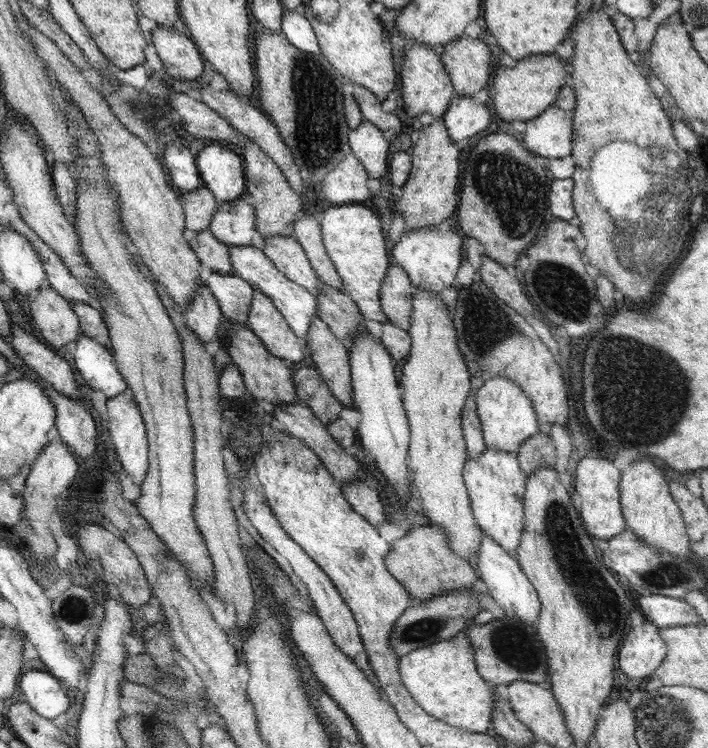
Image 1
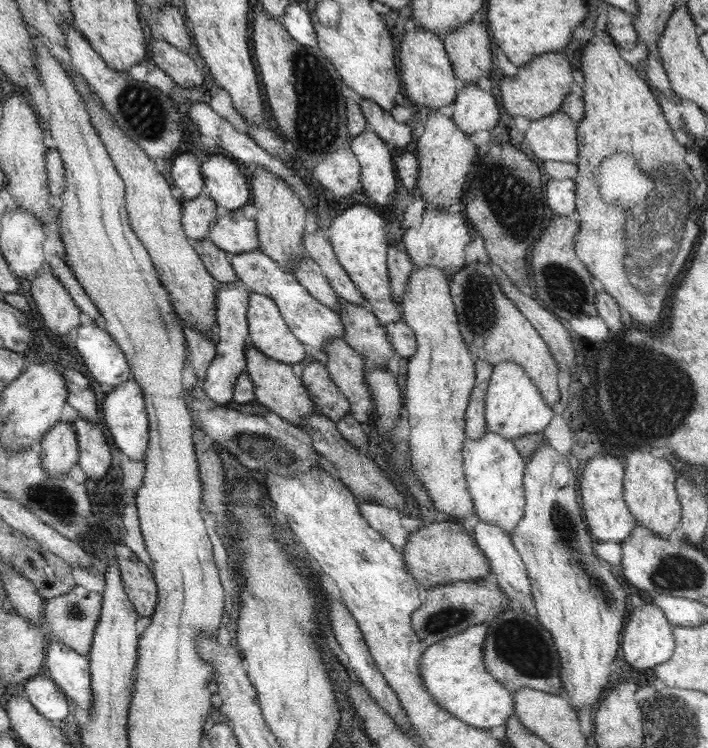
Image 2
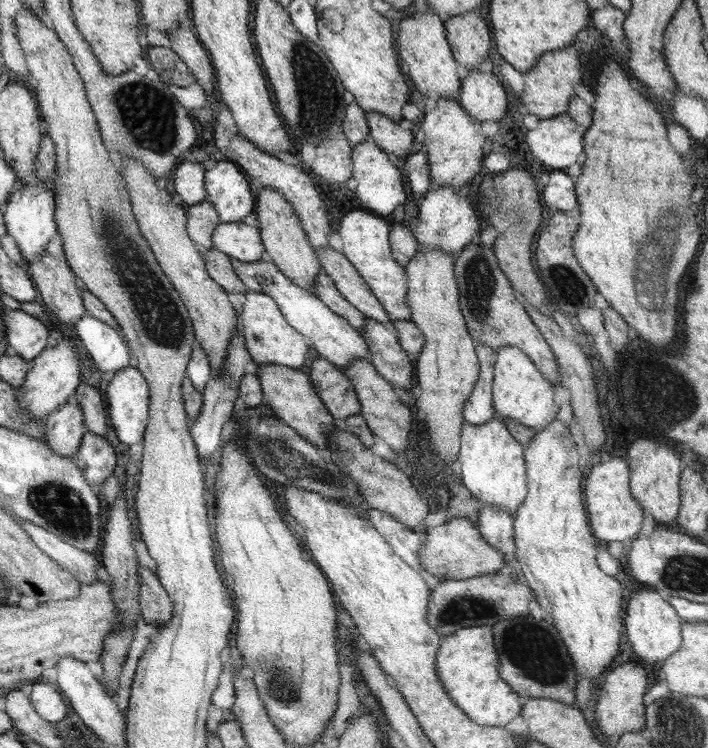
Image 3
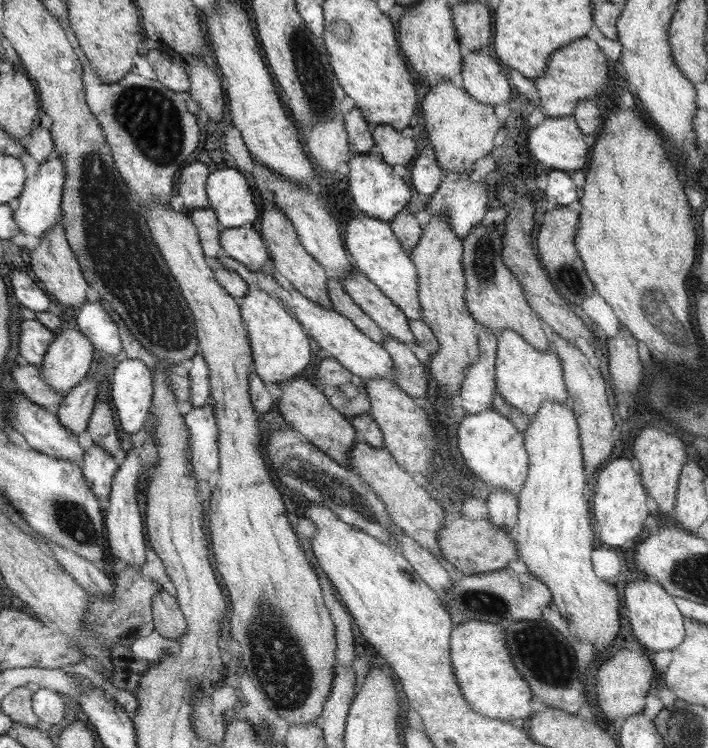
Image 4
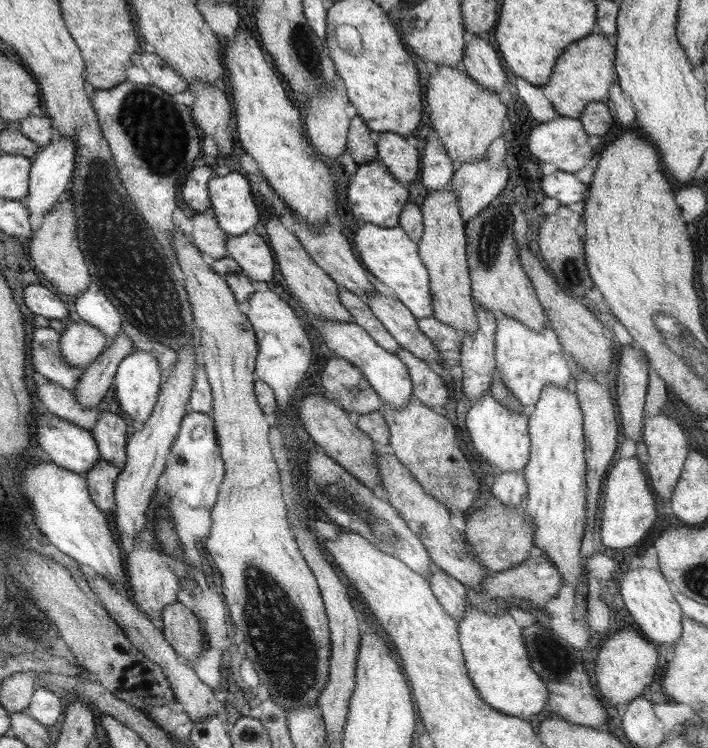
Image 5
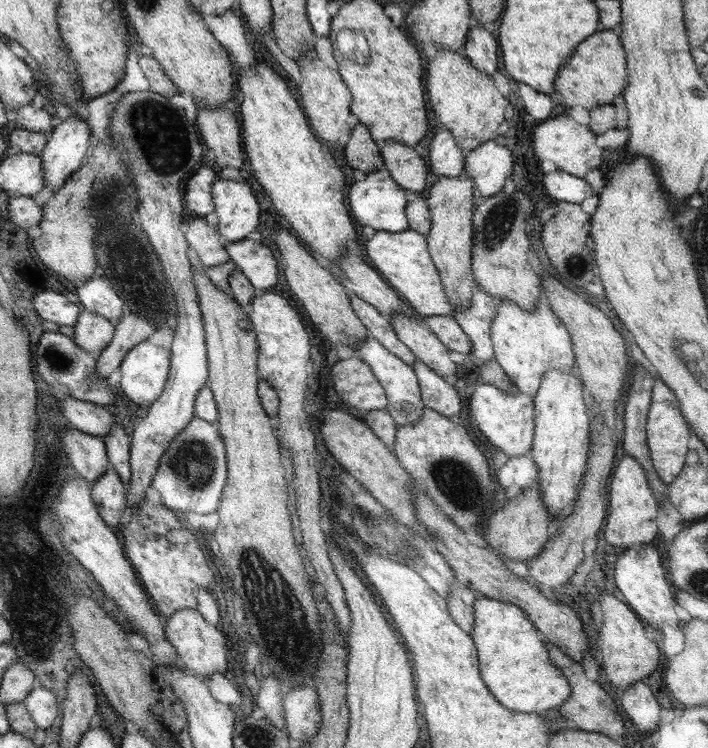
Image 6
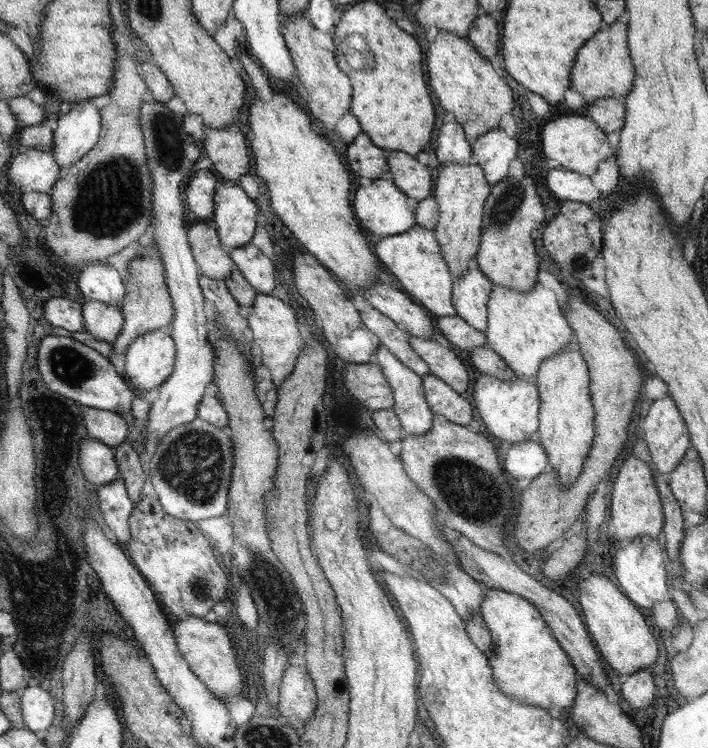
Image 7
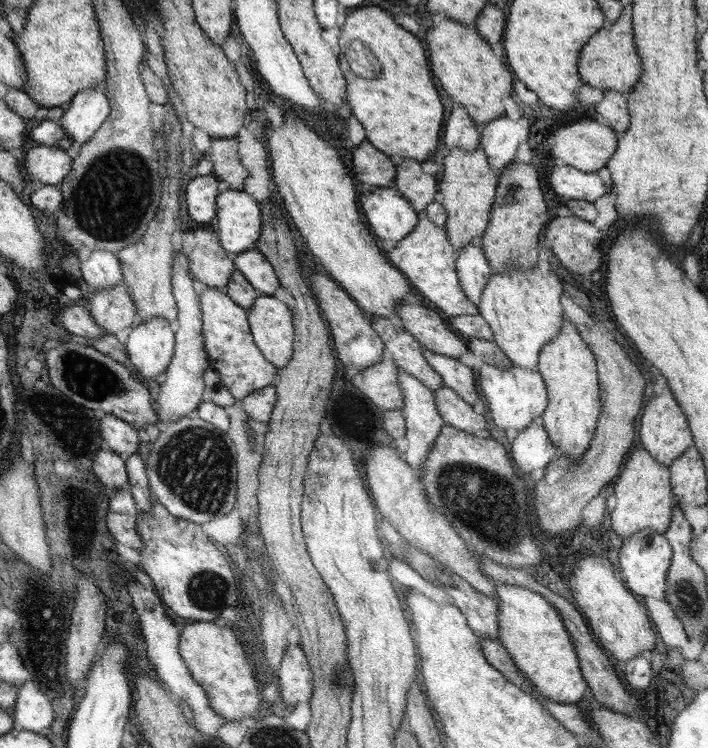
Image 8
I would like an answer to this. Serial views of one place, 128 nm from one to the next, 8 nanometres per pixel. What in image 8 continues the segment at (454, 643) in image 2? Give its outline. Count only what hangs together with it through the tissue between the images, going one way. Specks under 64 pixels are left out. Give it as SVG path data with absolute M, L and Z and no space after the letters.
M500 584L498 594L497 640L512 656L516 669L531 682L540 696L560 704L578 703L590 686L583 677L582 664L563 616L546 598L527 587Z

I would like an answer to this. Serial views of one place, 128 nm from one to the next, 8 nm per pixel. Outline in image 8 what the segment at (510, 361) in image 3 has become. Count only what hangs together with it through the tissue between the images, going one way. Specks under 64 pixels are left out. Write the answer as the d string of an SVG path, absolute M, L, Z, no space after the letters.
M511 266L507 272L495 272L489 277L479 302L479 315L488 322L494 335L493 341L513 366L526 370L538 369L543 346L563 329L562 290L564 287L552 271L545 276L537 266Z

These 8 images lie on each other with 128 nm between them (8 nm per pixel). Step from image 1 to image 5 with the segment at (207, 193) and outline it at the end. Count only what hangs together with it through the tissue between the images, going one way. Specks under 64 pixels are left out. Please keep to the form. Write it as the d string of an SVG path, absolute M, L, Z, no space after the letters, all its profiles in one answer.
M196 212L192 217L192 226L192 240L208 260L228 257L226 242L229 234L219 225L216 218Z

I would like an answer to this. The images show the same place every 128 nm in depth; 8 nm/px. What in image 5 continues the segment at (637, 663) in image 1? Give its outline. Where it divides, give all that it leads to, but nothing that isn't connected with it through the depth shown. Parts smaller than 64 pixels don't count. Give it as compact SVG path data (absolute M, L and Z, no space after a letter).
M639 567L638 569L624 570L624 576L620 580L620 592L624 606L632 616L635 626L638 626L640 633L648 636L652 642L660 645L674 645L682 634L682 610L678 602L674 602L674 596L670 592L668 581L664 578L662 571Z

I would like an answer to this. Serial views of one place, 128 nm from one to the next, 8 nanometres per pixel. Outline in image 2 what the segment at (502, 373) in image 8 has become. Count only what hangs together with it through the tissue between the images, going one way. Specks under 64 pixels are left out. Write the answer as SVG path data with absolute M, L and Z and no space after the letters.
M489 429L482 438L466 439L463 446L463 470L474 500L475 513L481 521L510 534L516 528L525 513L523 476L527 461L513 441L502 438Z

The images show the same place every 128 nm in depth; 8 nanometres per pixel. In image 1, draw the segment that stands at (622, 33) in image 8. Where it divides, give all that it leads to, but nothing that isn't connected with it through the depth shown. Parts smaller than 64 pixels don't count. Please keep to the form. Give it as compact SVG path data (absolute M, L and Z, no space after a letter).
M535 55L521 58L514 67L499 64L492 75L490 104L502 120L530 121L546 113L555 104L558 91L564 87L566 64L552 55Z

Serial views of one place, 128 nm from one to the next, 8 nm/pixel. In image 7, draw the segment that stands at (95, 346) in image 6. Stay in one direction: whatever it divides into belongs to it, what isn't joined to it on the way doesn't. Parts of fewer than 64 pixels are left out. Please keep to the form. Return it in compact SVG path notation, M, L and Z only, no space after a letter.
M83 300L81 311L84 331L102 342L113 343L126 322L119 304L104 304L97 300Z

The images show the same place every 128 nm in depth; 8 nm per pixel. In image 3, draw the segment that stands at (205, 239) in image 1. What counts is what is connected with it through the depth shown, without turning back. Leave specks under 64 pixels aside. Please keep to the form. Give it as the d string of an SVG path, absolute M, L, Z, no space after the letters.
M199 247L198 250L202 252L203 258L206 260L208 274L220 286L223 286L225 291L234 294L246 294L248 288L234 272L230 262L231 259L227 255L224 255L220 250L215 248L206 250Z

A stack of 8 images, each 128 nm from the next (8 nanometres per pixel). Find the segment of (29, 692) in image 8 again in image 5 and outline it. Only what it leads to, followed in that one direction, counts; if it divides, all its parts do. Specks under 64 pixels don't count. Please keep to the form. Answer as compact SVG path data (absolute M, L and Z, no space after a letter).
M50 687L36 688L31 698L31 706L26 710L44 726L52 726L64 718L62 700L56 696L56 690Z

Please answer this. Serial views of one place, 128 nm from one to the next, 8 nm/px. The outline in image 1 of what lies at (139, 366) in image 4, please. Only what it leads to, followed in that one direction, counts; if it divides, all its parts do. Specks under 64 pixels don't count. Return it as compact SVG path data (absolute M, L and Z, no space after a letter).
M129 392L118 394L115 398L108 399L106 402L106 412L108 420L108 434L114 443L114 448L123 469L132 477L133 483L139 487L147 476L150 468L149 458L149 439L147 438L146 422L144 421L139 404Z

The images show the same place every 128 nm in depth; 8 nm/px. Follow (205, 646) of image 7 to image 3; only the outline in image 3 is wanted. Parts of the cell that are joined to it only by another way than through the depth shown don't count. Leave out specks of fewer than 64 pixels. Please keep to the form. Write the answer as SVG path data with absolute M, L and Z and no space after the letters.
M140 565L138 573L139 582L142 583L140 610L143 611L143 620L157 628L168 626L175 617L175 604L171 596L152 569Z

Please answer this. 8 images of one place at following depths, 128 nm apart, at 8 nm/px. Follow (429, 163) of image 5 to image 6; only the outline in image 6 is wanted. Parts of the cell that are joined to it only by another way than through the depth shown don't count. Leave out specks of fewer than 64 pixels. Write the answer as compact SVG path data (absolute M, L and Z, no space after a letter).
M442 128L432 138L428 154L430 154L432 175L436 179L457 178L464 175L466 154L460 151L452 132Z

